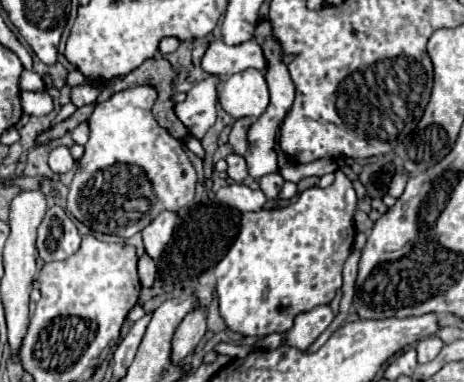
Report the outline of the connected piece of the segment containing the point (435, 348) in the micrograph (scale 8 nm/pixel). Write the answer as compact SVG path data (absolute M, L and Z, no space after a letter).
M436 335L426 337L426 339L420 339L420 341L416 343L418 363L428 363L428 361L432 361L432 359L440 353L440 349L442 349L442 347L444 347L444 343L442 343Z

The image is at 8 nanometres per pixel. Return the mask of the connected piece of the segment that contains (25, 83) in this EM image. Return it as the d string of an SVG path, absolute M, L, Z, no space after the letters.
M24 69L22 75L20 75L20 89L22 91L42 91L44 81L42 81L42 77L38 73Z

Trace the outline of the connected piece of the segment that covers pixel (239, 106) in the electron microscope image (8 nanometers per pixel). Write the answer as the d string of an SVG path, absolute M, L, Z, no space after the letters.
M246 69L226 79L218 97L222 109L234 119L260 117L268 107L268 85L264 73L258 69Z

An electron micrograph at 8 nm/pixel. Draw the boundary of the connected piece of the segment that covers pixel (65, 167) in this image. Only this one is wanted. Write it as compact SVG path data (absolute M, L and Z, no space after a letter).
M64 145L52 149L50 159L48 159L48 165L50 165L50 169L52 169L56 175L68 173L68 171L74 167L74 159L72 159L72 155L70 155L70 149L64 147Z

